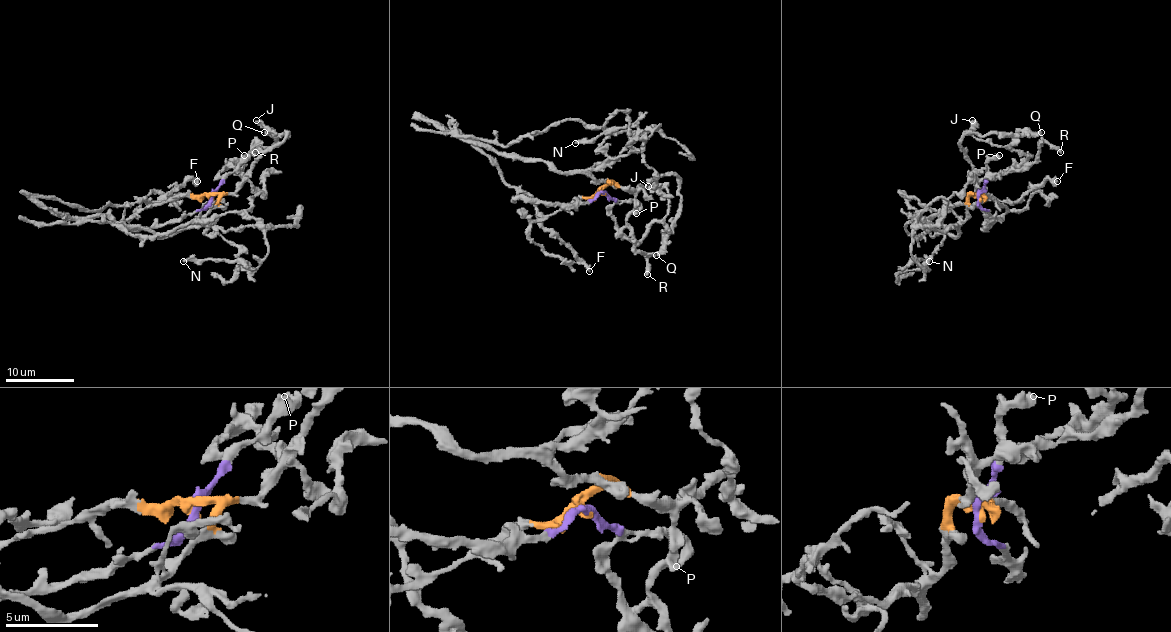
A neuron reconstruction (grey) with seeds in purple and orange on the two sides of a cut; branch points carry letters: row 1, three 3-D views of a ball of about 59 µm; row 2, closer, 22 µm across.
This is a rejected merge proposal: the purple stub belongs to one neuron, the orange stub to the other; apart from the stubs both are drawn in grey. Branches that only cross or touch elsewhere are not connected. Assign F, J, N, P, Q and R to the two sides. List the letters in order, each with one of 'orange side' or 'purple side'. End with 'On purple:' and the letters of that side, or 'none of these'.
F: purple side
J: purple side
N: orange side
P: purple side
Q: orange side
R: orange side
On purple: F, J, P

